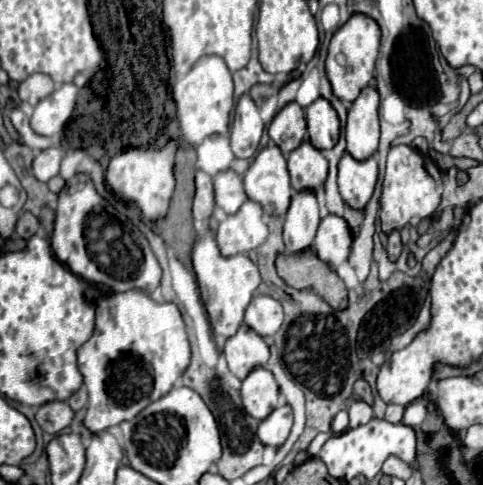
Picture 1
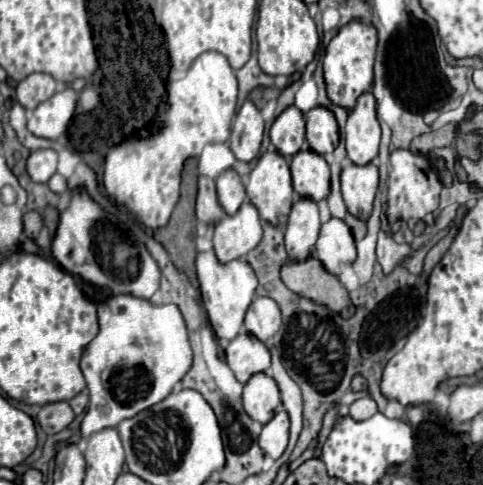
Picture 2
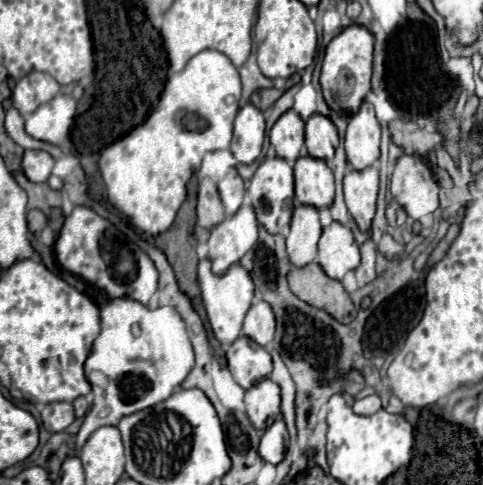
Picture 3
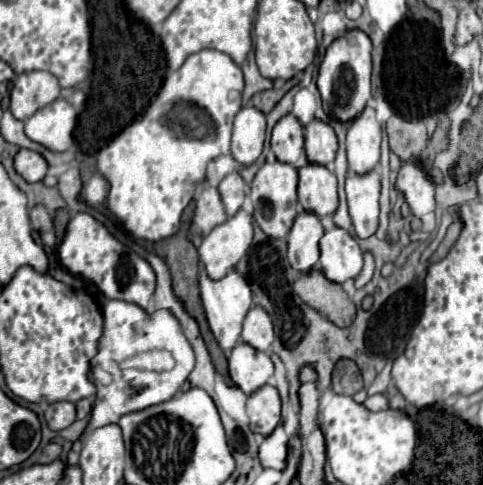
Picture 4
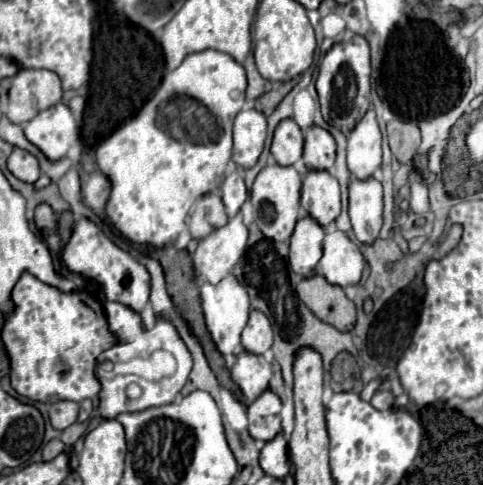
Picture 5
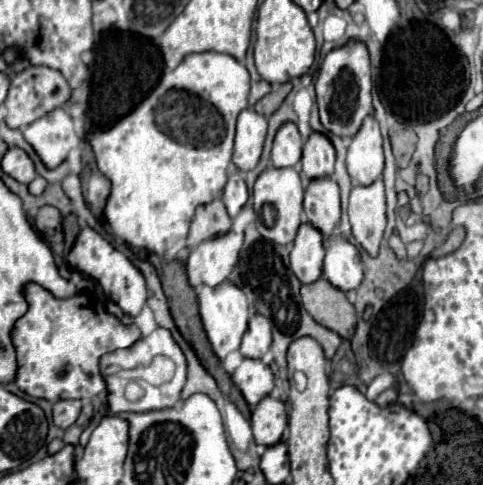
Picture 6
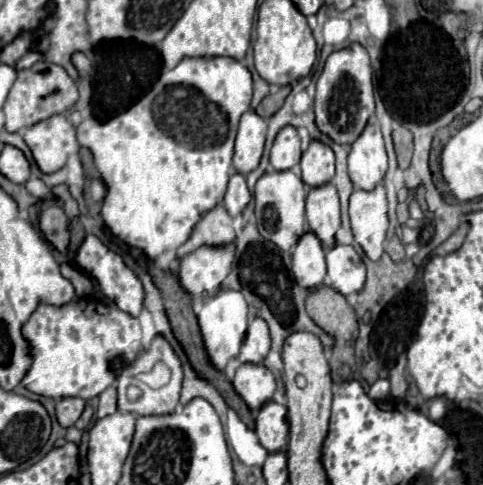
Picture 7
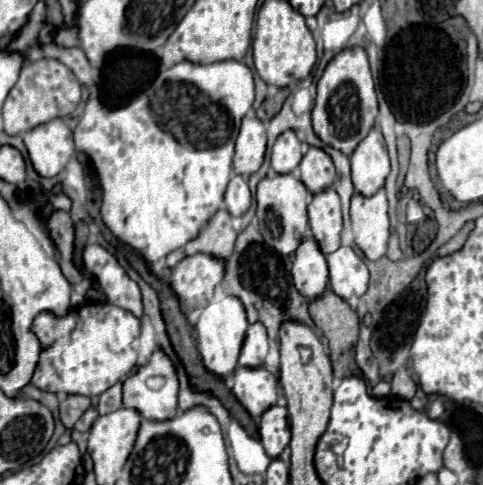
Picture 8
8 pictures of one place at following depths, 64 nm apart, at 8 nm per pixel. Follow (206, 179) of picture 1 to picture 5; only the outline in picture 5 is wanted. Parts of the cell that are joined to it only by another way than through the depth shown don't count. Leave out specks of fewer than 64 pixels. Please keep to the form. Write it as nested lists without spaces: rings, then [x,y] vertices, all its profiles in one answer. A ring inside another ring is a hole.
[[[214,190],[198,198],[198,202],[194,204],[194,210],[190,216],[190,232],[196,240],[202,240],[212,230],[224,226],[226,222],[228,222],[228,216],[224,212],[224,204],[220,200],[218,190]]]

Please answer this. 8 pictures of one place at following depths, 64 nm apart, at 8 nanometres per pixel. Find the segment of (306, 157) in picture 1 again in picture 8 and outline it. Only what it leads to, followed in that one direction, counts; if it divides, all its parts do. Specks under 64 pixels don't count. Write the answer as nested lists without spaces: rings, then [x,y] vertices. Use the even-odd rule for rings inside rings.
[[[326,188],[326,192],[314,194],[312,202],[308,204],[308,222],[324,254],[330,254],[340,248],[342,210],[340,198],[334,188]]]

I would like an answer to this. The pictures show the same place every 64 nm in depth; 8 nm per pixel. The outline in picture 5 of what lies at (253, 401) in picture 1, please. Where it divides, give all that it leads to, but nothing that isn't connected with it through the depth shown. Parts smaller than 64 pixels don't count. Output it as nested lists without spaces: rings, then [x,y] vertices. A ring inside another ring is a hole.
[[[264,390],[250,406],[248,406],[248,422],[250,422],[250,436],[256,440],[272,440],[282,426],[280,426],[280,410],[282,402],[272,390]]]

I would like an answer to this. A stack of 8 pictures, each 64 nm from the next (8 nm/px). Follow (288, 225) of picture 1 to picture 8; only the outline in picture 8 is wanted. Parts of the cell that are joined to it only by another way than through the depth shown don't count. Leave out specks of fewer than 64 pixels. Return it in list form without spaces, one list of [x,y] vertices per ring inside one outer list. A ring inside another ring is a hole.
[[[314,238],[302,240],[302,244],[296,248],[292,278],[296,288],[310,300],[312,296],[320,296],[320,292],[324,292],[328,286],[326,256]]]

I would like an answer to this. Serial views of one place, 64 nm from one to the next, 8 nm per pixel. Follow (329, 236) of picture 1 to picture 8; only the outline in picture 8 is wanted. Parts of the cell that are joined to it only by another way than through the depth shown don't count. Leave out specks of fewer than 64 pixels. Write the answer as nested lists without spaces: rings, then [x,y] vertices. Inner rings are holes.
[[[340,246],[328,254],[330,288],[344,300],[350,296],[362,296],[368,288],[368,268],[364,260],[348,246]]]

